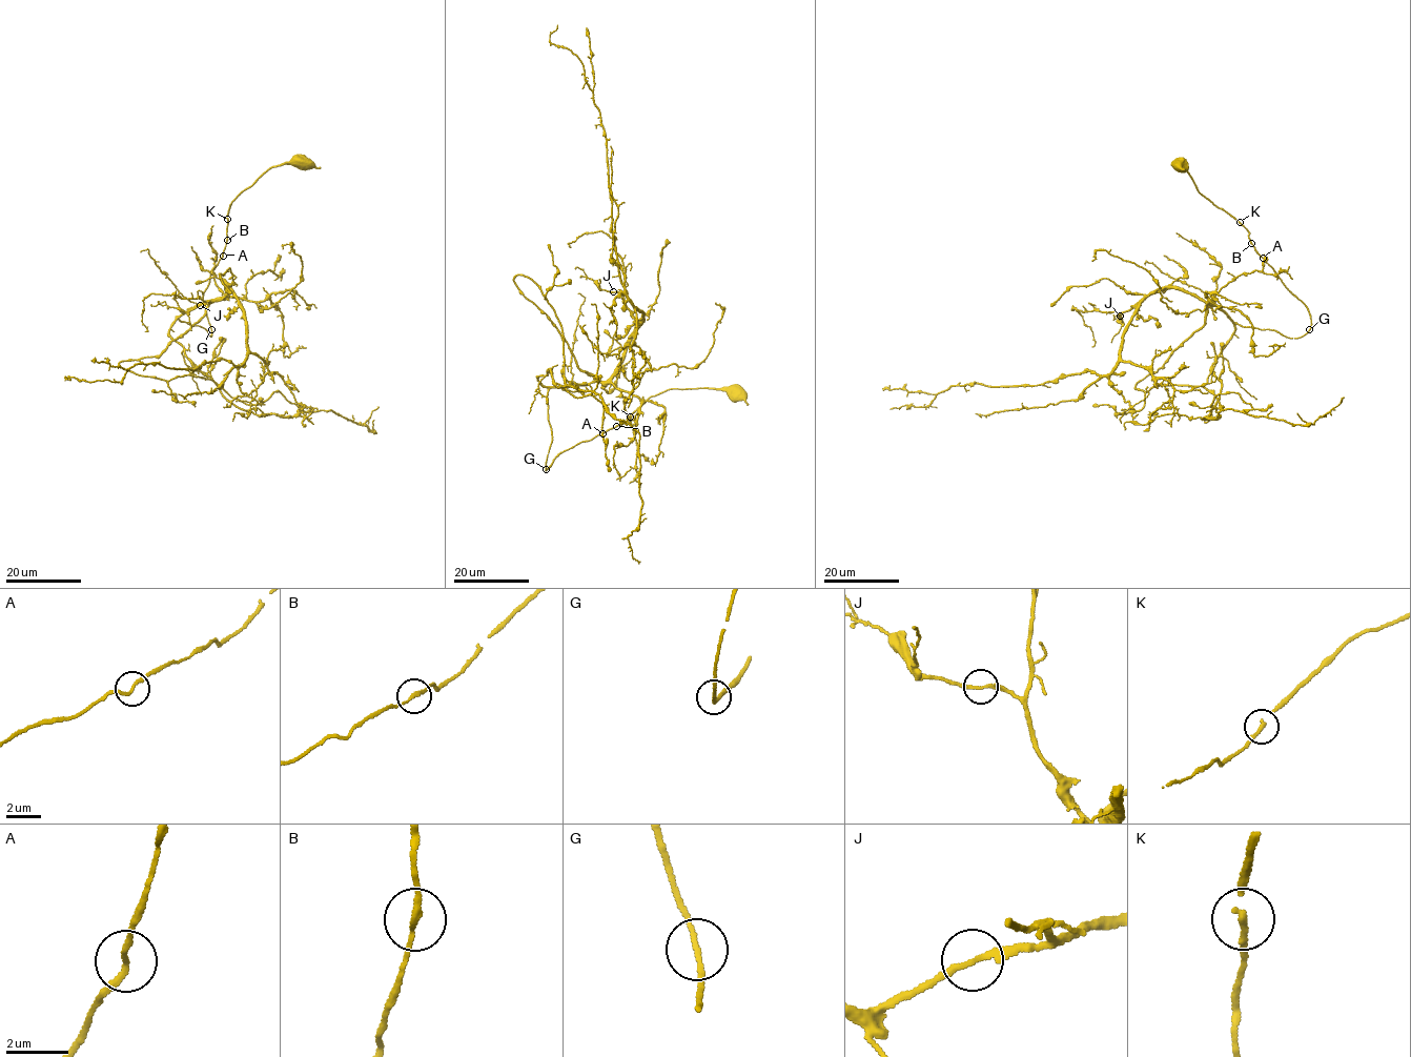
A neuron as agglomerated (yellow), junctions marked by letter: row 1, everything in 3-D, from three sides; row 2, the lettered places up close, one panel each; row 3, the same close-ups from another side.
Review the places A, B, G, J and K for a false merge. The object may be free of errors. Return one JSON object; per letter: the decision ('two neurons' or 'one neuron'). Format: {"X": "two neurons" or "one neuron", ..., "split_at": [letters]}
{"A": "one neuron", "B": "one neuron", "G": "one neuron", "J": "one neuron", "K": "one neuron", "split_at": []}

